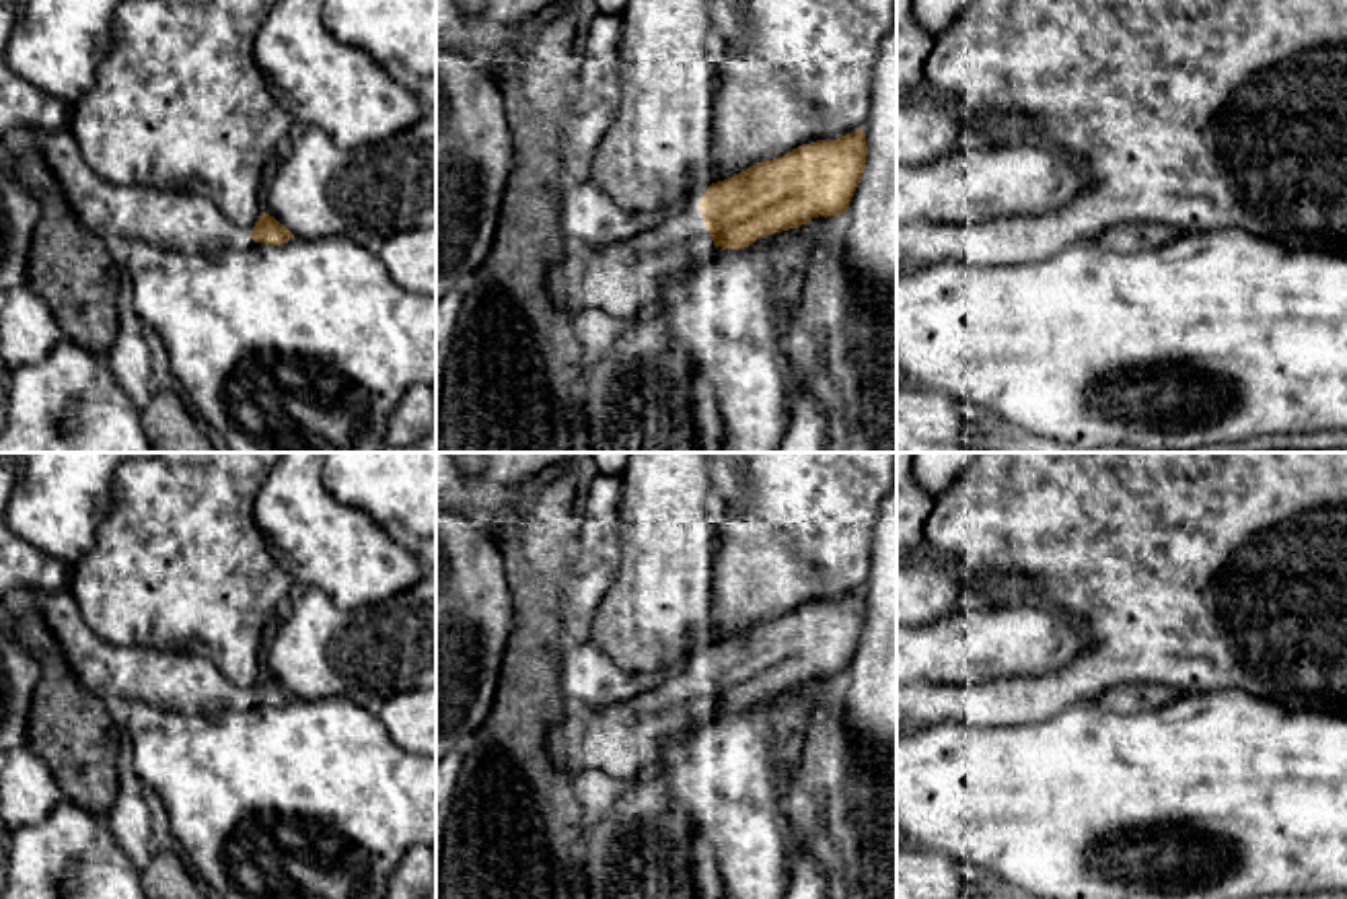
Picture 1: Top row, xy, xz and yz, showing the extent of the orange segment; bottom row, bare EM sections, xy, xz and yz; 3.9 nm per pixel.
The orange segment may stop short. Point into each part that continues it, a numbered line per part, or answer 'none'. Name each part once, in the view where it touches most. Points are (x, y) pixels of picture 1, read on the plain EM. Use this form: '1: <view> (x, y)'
1: xy (179, 681)

